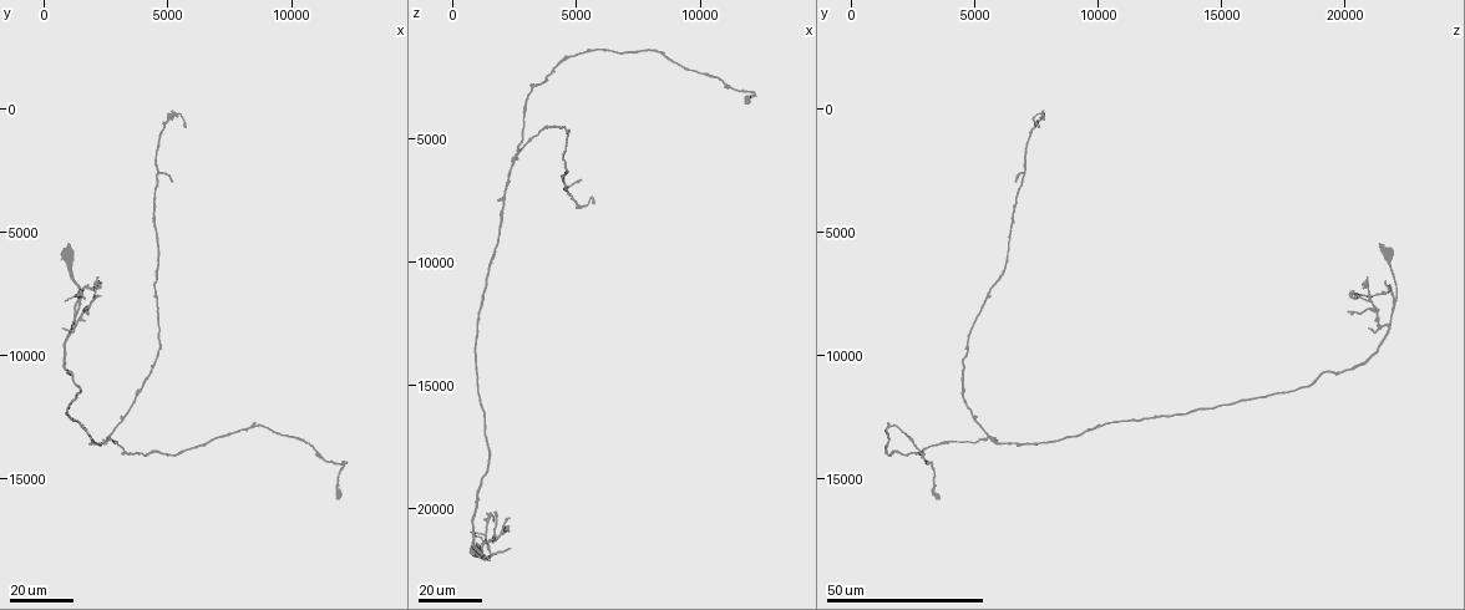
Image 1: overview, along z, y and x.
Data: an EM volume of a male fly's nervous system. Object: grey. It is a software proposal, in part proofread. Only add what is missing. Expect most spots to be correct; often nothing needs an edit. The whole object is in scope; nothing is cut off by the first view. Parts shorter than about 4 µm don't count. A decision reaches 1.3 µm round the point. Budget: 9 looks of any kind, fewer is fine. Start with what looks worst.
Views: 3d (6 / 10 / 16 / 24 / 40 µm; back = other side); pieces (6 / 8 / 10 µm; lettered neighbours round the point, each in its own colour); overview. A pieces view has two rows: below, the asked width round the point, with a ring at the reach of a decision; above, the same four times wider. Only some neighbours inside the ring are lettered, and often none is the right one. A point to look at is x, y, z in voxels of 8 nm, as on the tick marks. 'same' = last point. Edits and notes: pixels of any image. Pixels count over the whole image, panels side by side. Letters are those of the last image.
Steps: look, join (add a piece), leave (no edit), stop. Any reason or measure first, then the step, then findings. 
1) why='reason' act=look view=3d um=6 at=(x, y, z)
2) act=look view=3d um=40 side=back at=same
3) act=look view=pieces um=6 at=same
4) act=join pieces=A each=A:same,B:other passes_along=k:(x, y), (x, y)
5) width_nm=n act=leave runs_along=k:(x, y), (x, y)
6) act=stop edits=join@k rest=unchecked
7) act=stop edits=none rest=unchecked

why='stops while still wide' act=look view=3d um=24 at=(12000, 15800, 3600)

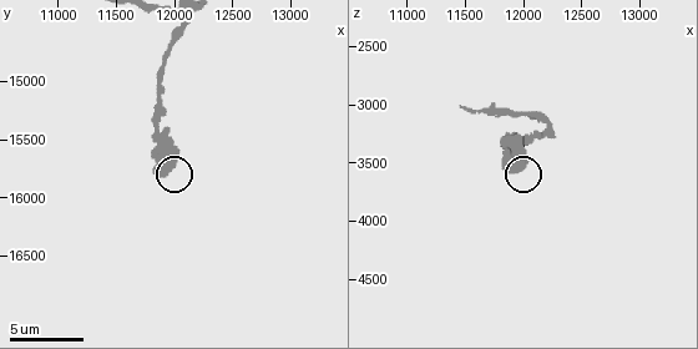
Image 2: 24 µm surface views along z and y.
why='what lies round it' act=look view=pieces um=10 at=(11880, 15820, 3540)

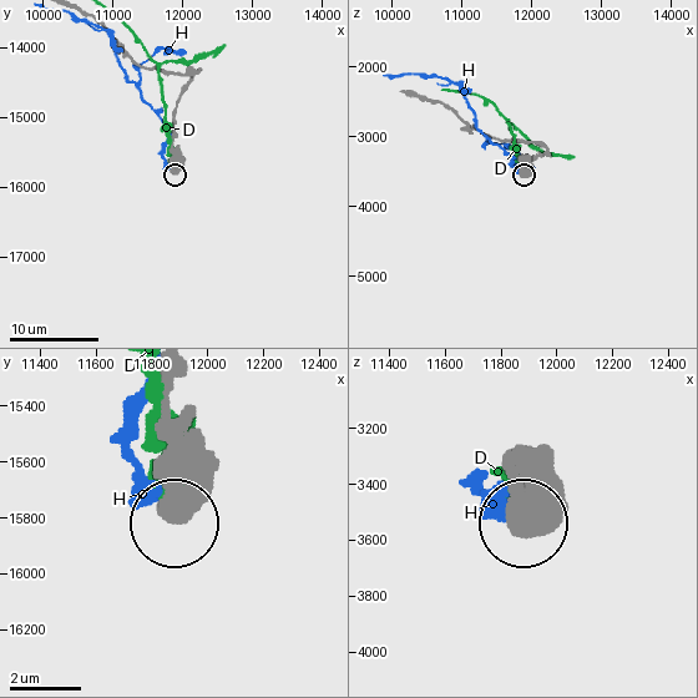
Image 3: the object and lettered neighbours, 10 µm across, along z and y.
width_nm=470 act=leave each=D:other,H:other runs_along=3:(170, 71), (196, 74), (176, 110), (173, 173) found='no lettered piece goes on from it'

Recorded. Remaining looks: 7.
act=look view=3d um=24 at=(2300, 6800, 20800)

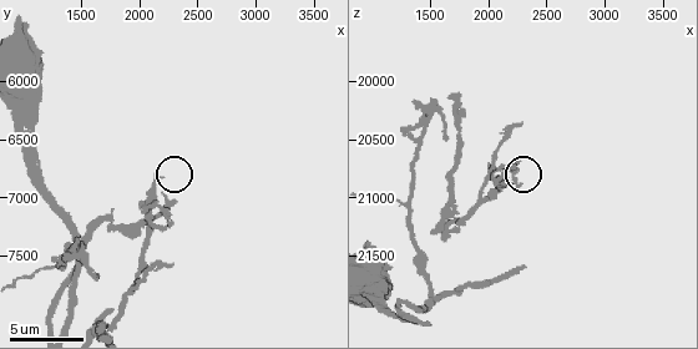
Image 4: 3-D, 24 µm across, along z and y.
why='see the neighbours' act=look view=pieces um=8 at=(2160, 6820, 20880)

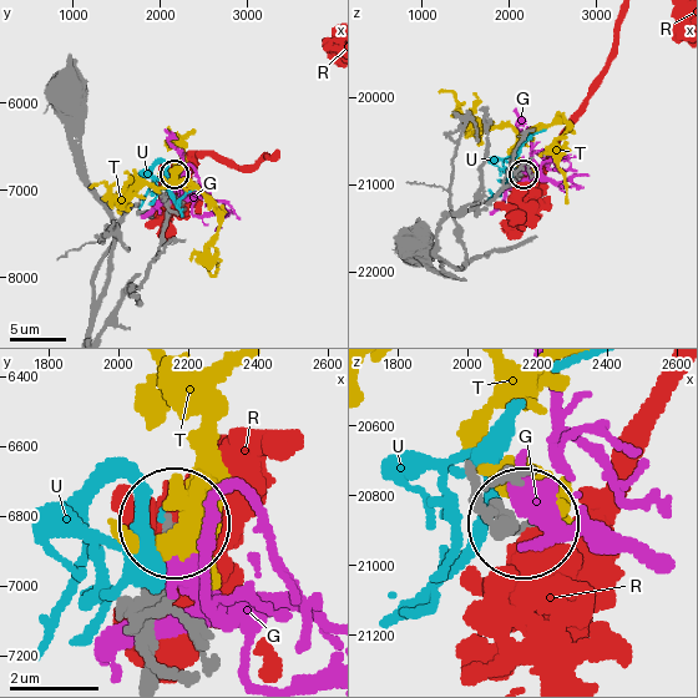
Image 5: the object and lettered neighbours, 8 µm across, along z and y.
width_nm=210 act=leave each=G:other,R:other,T:other,U:other found='none of them fits'

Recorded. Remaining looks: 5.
why='tapers out' act=look view=pieces um=10 at=(2260, 7580, 20360)

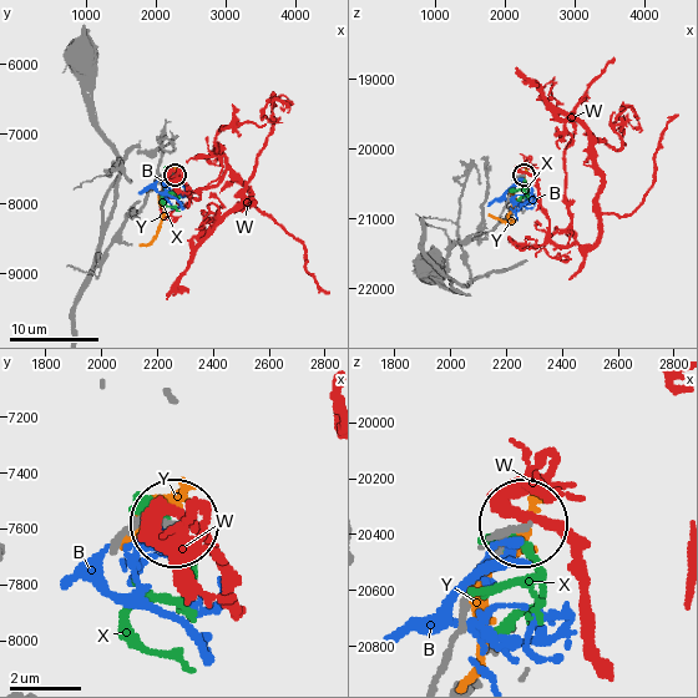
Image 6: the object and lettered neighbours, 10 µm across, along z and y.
act=leave each=B:other,W:other,X:other,Y:other found='none of them fits'

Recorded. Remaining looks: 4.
act=look view=pieces um=8 at=(2320, 7040, 21600)

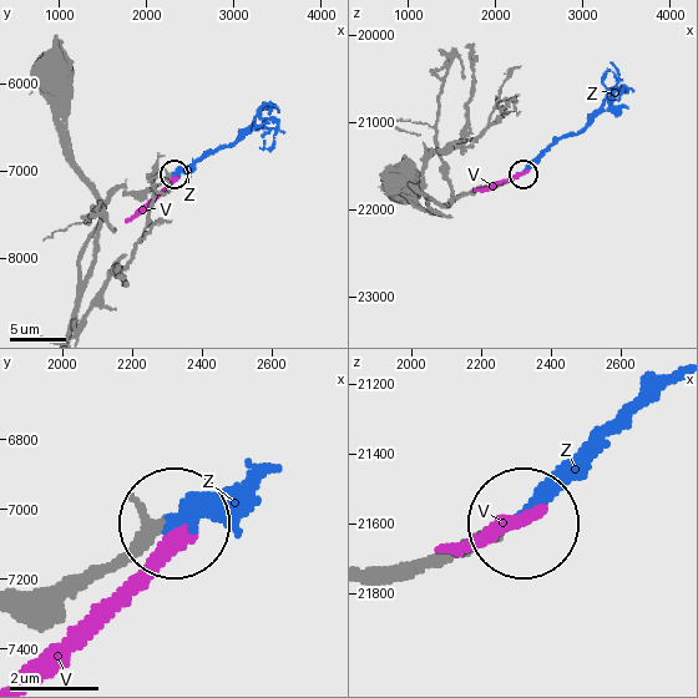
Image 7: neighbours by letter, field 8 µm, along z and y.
act=join pieces=Z each=V:other,Z:same passes_along=7:(142, 192), (262, 120), (276, 129), (272, 145), (264, 140) found='the neuron continues'

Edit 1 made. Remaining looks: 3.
act=stop edits=join@7 rest=unchecked

